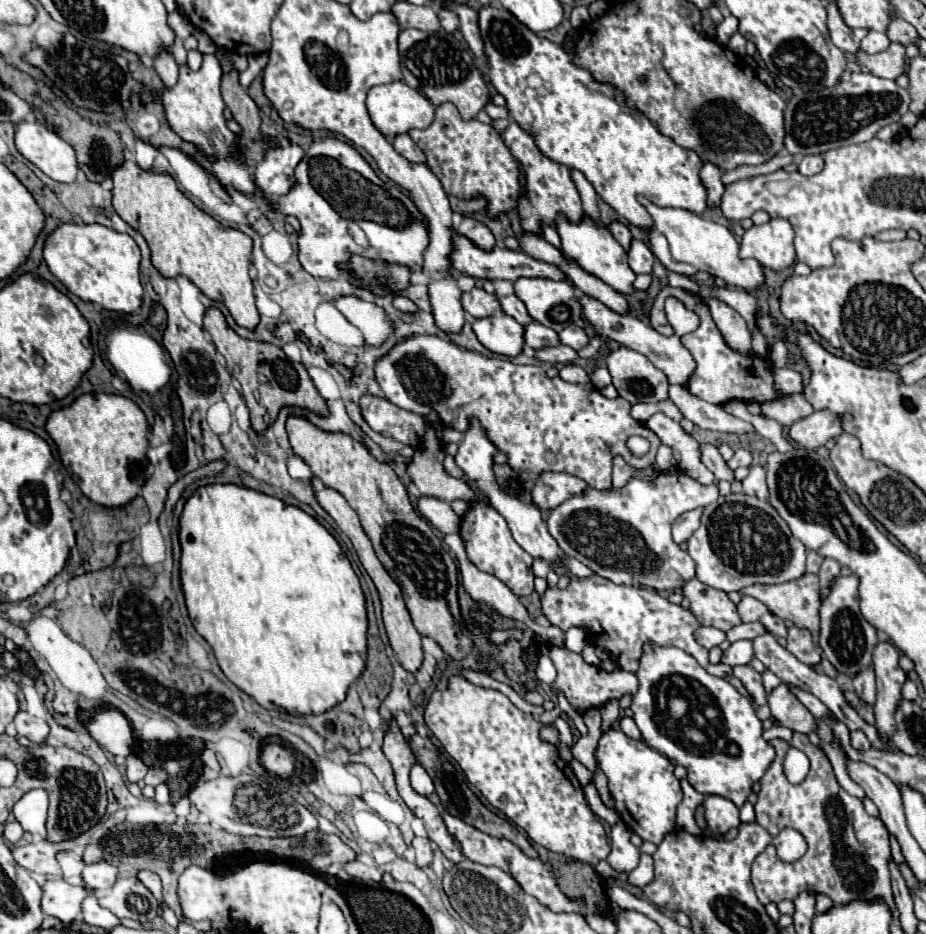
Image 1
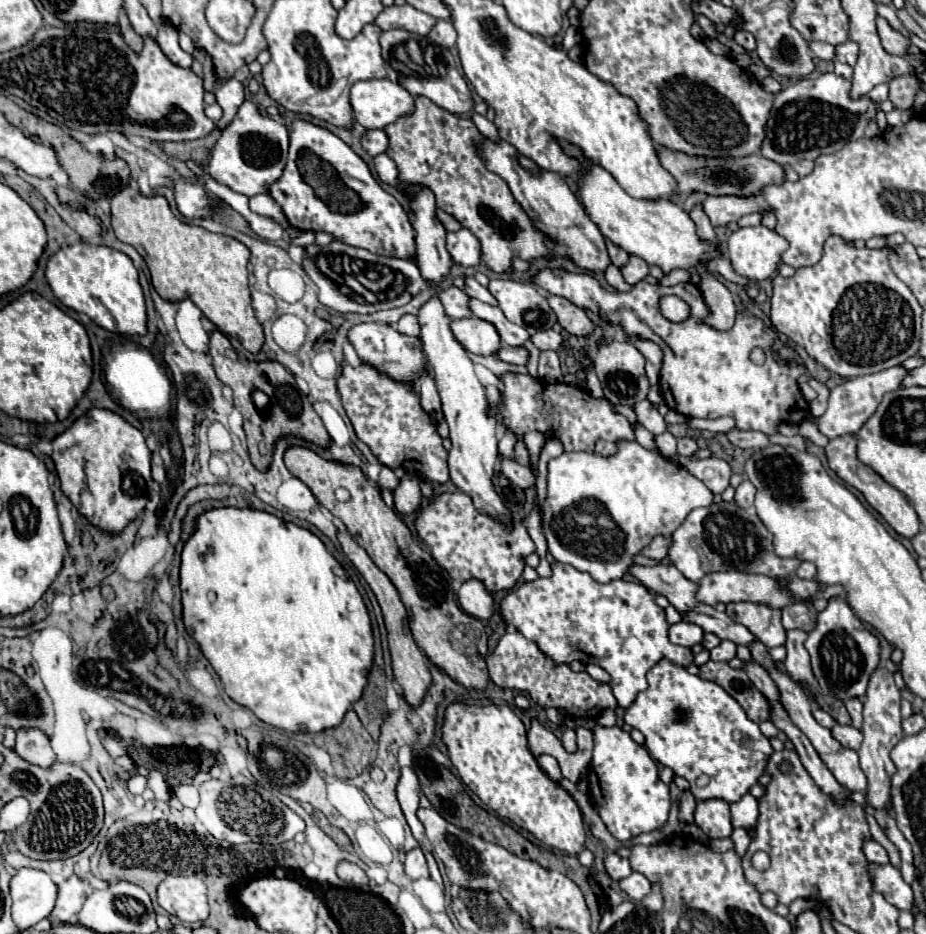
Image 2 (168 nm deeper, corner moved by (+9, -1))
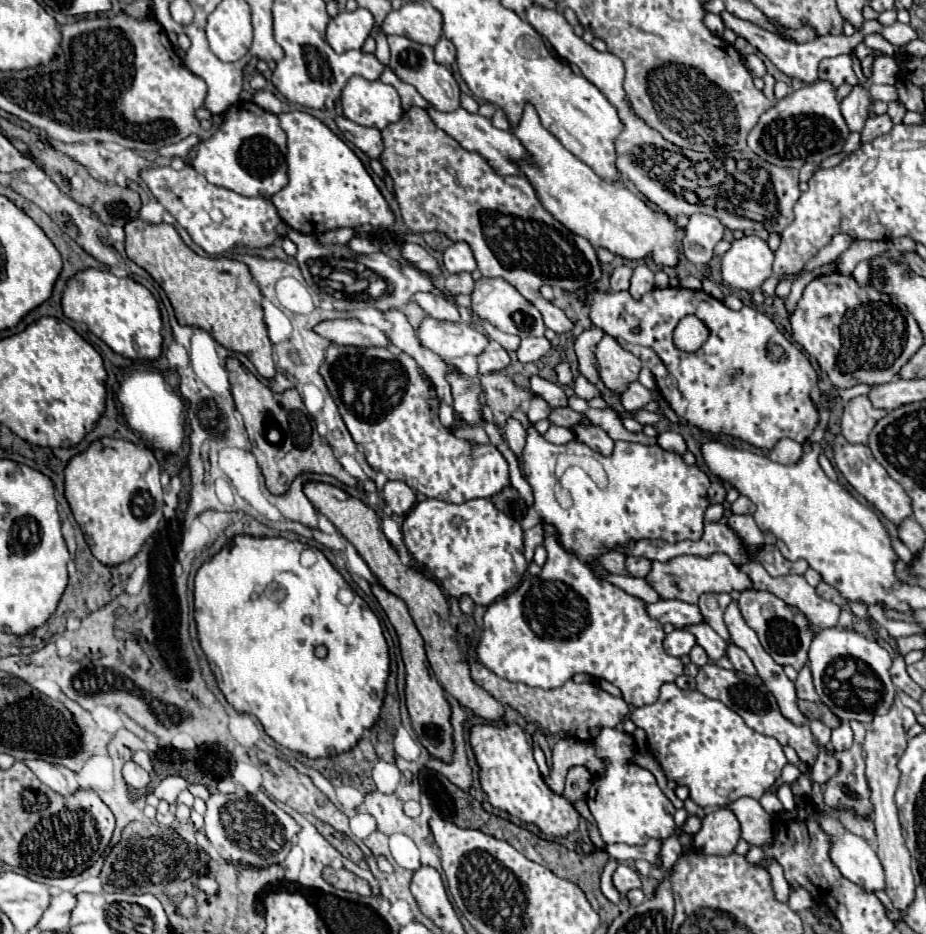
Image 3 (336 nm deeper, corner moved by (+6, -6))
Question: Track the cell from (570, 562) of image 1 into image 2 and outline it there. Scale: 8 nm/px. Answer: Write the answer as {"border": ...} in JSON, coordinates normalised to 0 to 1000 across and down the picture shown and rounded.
{"border":[[[485,526],[470,532],[463,543],[455,545],[448,564],[452,575],[463,584],[470,601],[474,601],[491,622],[500,624],[513,618],[522,622],[530,635],[554,631],[556,622],[565,616],[567,596],[578,592],[578,581],[563,560],[556,571],[543,571],[539,560],[530,558],[530,554],[522,554],[511,543],[509,532],[498,526]]]}

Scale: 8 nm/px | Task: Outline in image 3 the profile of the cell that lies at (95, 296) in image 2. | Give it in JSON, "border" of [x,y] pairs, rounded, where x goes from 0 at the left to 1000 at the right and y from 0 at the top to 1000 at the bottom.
{"border":[[[95,287],[71,304],[67,317],[69,336],[91,345],[112,368],[138,385],[171,385],[175,377],[175,338],[162,310],[143,298],[125,298],[121,291]]]}

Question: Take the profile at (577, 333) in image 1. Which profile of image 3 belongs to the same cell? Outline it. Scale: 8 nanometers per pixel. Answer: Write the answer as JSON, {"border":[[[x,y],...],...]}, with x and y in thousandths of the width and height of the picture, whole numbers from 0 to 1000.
{"border":[[[564,362],[557,381],[559,388],[581,388],[594,375],[594,366],[590,362]]]}

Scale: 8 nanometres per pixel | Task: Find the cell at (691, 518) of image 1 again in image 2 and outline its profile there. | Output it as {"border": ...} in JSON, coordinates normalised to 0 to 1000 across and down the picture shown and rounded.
{"border":[[[710,573],[710,575],[705,575],[703,584],[699,588],[694,588],[694,594],[705,596],[705,599],[716,599],[716,596],[720,596],[722,586],[725,586],[725,573]]]}

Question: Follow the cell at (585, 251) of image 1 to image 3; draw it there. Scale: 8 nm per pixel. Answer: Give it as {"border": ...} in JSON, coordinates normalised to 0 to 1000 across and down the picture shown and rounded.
{"border":[[[469,113],[462,116],[462,122],[467,126],[467,131],[482,139],[492,152],[497,152],[503,161],[514,161],[518,163],[529,178],[533,178],[536,184],[540,186],[562,186],[562,182],[555,182],[555,178],[551,178],[551,169],[564,169],[564,154],[559,152],[559,148],[555,148],[555,143],[538,139],[529,126],[523,126],[518,122],[508,122],[501,116],[492,116],[488,120],[475,120]]]}

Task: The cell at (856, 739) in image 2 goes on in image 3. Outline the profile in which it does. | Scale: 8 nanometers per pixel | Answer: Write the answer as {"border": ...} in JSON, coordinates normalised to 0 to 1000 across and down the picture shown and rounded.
{"border":[[[909,773],[905,779],[898,782],[898,792],[896,792],[901,803],[916,803],[920,799],[920,782],[916,773]]]}

